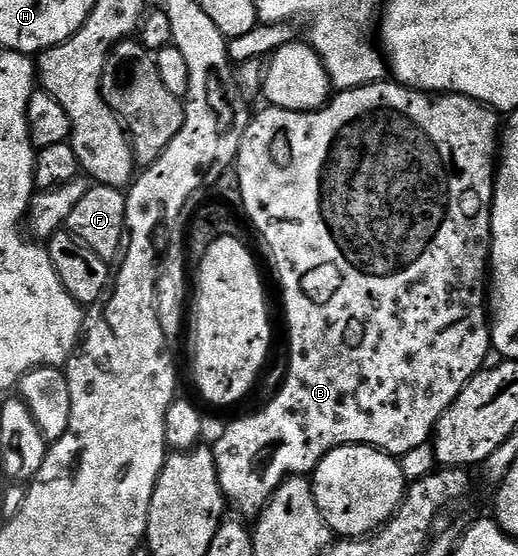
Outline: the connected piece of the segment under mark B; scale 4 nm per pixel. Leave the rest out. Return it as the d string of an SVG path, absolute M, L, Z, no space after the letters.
M378 82L368 84L362 88L346 88L338 91L323 108L318 108L315 112L292 112L272 106L265 106L261 113L254 115L250 119L247 130L243 134L241 149L235 161L235 173L237 172L237 184L241 187L241 204L245 207L245 212L249 215L251 223L257 227L257 232L261 235L261 240L265 243L265 248L269 251L269 260L277 267L277 280L281 283L281 288L285 291L285 320L289 323L289 377L281 384L281 389L277 392L277 397L266 406L262 412L257 412L254 416L245 416L242 420L237 420L234 424L229 424L225 428L225 433L218 438L217 444L212 445L215 466L219 474L219 486L226 501L242 517L256 517L261 509L269 503L269 499L275 494L277 487L290 476L308 477L319 466L319 462L331 450L335 450L344 444L371 444L382 452L389 453L390 456L405 458L408 452L413 452L416 448L421 448L430 443L431 437L437 427L439 418L452 406L455 398L467 386L467 382L475 373L482 371L483 358L491 347L491 316L487 311L487 265L489 262L489 242L492 240L491 234L491 208L493 207L493 181L495 179L495 157L499 152L499 124L497 128L498 113L494 109L486 108L485 105L472 100L466 96L454 96L452 94L434 94L422 92L415 88L407 88L404 84L396 82Z

